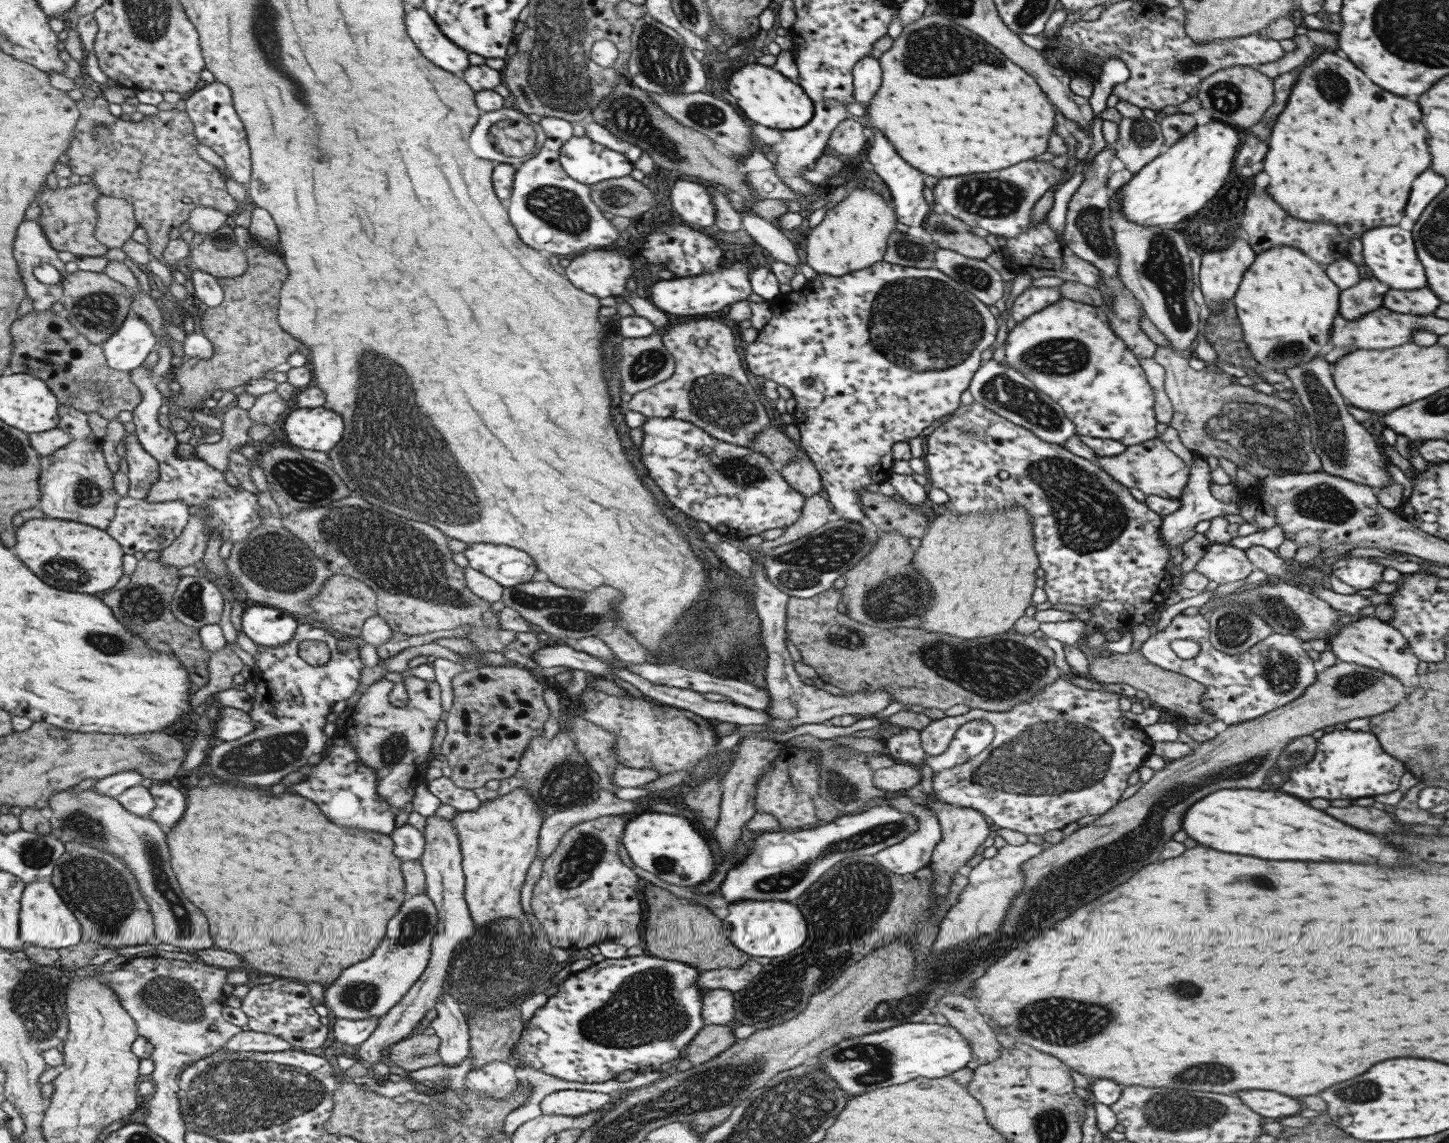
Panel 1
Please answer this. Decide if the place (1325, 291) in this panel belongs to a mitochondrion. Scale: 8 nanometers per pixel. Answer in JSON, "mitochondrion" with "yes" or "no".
{"mitochondrion":"no"}

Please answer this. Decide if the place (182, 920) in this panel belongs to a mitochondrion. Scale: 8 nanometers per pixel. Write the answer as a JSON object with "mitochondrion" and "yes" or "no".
{"mitochondrion":"yes"}

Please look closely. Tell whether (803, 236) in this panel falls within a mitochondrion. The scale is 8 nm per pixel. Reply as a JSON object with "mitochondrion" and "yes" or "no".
{"mitochondrion":"no"}

